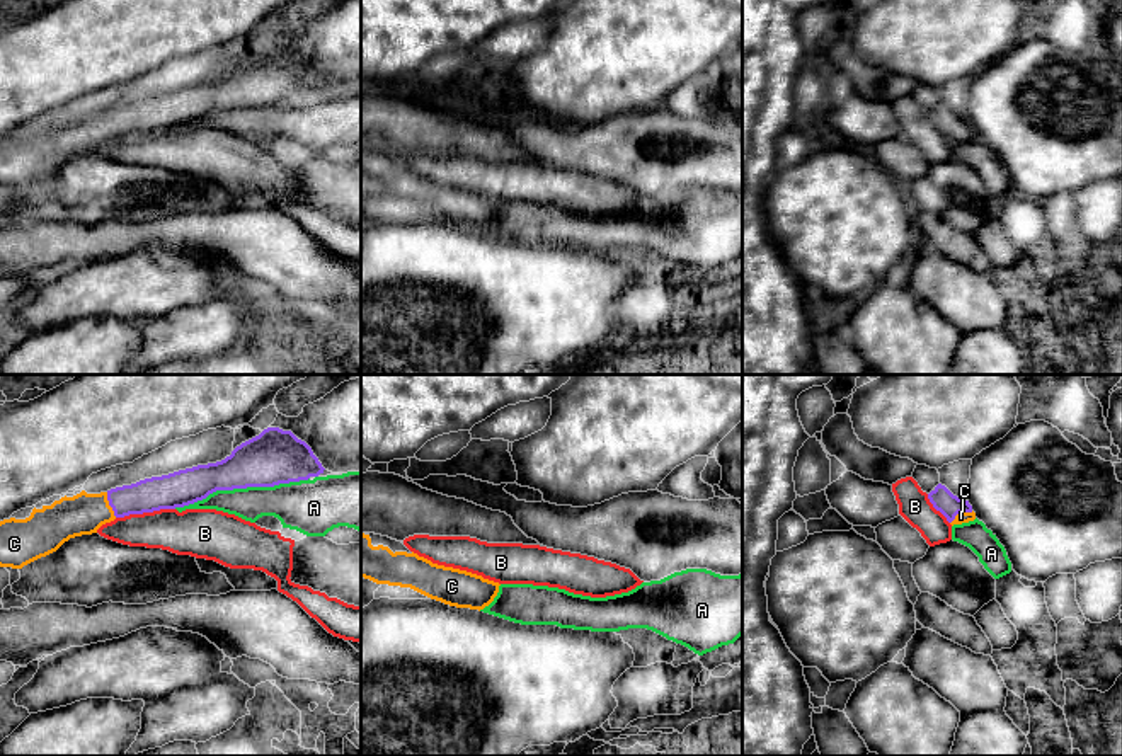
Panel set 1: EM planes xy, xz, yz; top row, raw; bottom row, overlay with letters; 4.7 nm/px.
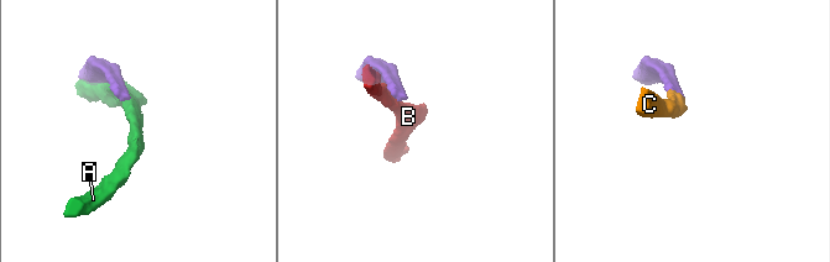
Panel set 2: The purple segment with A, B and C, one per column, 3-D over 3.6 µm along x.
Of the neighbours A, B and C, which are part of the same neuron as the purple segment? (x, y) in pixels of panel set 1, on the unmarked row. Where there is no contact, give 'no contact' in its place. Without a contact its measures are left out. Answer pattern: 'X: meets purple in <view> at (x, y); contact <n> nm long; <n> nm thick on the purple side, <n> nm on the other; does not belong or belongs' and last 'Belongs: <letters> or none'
A: meets purple in xy at (240, 106); contact 650 nm long; 260 nm thick on the purple side, 190 nm on the other; does not belong
B: meets purple in xy at (145, 130); contact 280 nm long; 170 nm thick on the purple side, 220 nm on the other; does not belong
C: meets purple in xy at (109, 123); contact 130 nm long; 160 nm thick on the purple side, 190 nm on the other; belongs
Belongs: C

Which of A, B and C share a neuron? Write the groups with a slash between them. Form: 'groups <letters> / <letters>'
groups A / B / C

